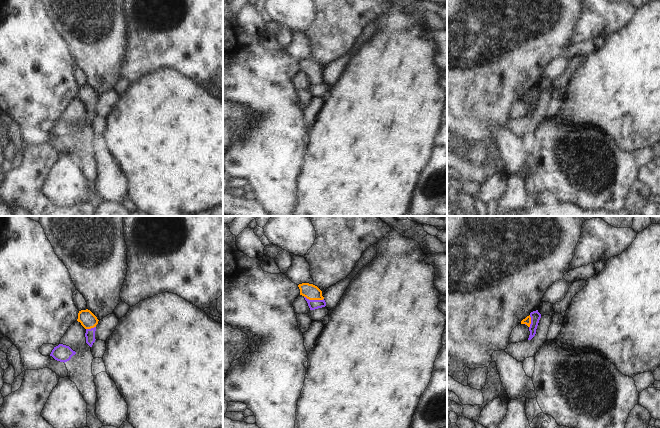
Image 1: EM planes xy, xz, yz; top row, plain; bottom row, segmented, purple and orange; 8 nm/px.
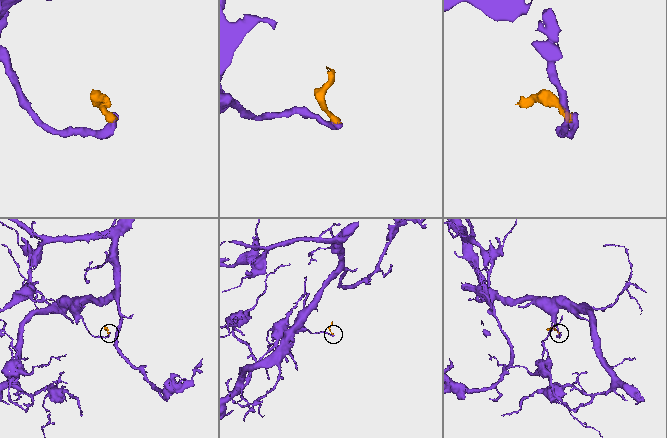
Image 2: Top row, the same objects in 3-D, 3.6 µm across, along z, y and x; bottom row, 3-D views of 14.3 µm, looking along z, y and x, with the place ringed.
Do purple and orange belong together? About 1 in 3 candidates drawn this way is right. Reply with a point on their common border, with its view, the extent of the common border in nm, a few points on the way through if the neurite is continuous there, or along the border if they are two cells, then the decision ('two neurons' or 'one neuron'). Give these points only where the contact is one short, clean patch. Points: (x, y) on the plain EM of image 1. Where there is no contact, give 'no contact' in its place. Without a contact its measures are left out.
xz (314, 76) | 160 nm | across xz (313, 80), (314, 76), (310, 67) | one neuron

